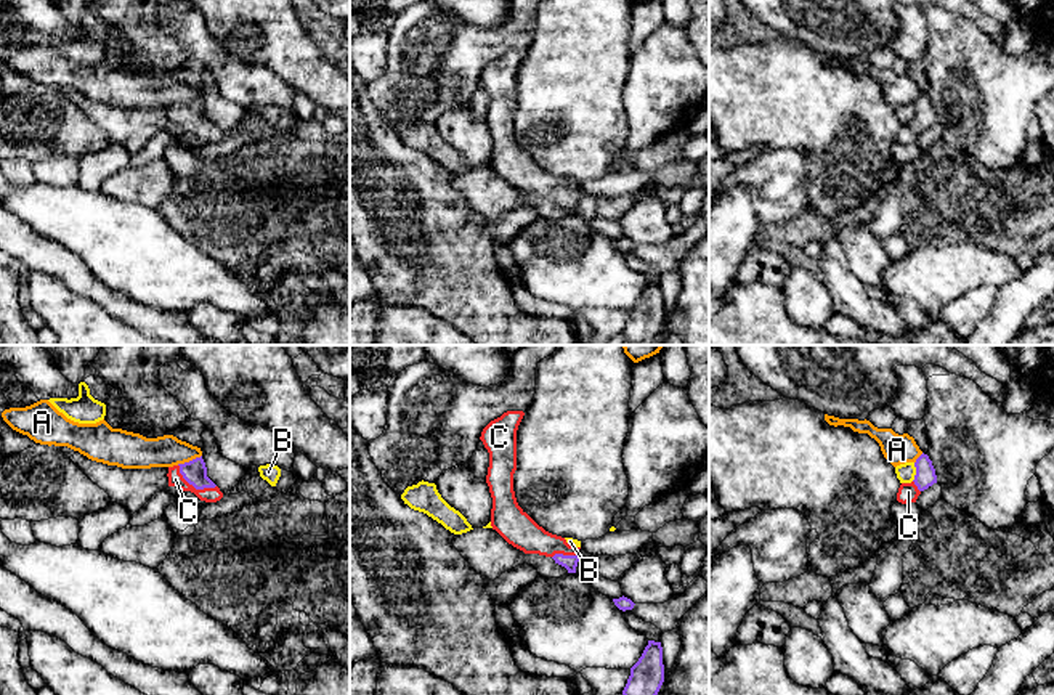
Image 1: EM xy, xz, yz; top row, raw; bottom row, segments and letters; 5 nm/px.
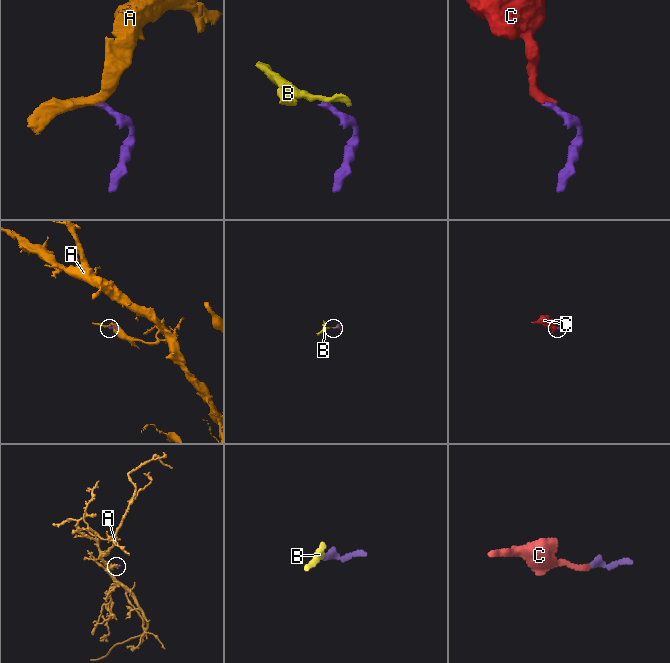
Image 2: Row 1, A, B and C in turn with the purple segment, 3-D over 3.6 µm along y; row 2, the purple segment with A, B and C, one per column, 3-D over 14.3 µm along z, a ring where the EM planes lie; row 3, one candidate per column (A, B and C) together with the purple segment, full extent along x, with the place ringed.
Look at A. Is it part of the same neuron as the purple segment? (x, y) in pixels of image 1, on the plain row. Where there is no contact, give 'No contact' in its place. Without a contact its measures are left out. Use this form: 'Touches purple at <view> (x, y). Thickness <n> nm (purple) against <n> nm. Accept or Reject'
Touches purple at xy (190, 101). Thickness 120 nm (purple) against 160 nm. Reject

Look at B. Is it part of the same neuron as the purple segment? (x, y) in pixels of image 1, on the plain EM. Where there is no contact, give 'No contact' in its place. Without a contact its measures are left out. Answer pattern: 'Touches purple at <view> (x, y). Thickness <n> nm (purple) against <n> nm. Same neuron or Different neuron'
Touches purple at yz (916, 113). Thickness 100 nm (purple) against 100 nm. Different neuron

